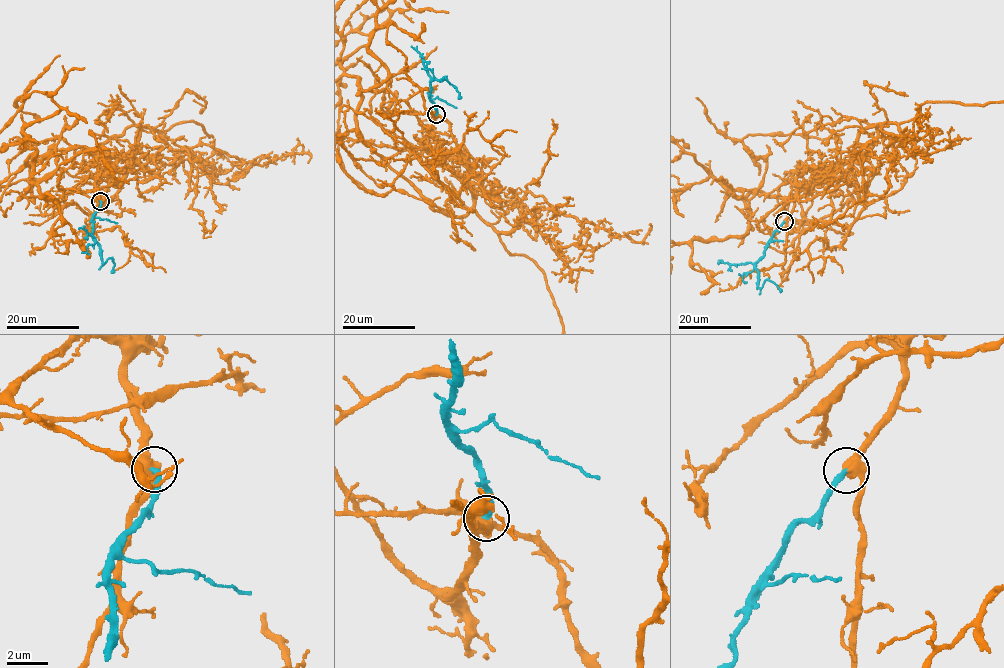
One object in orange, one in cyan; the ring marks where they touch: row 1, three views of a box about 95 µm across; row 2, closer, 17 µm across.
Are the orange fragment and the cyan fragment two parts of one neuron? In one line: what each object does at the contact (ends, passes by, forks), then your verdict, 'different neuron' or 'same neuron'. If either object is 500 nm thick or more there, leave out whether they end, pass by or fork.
same neuron

